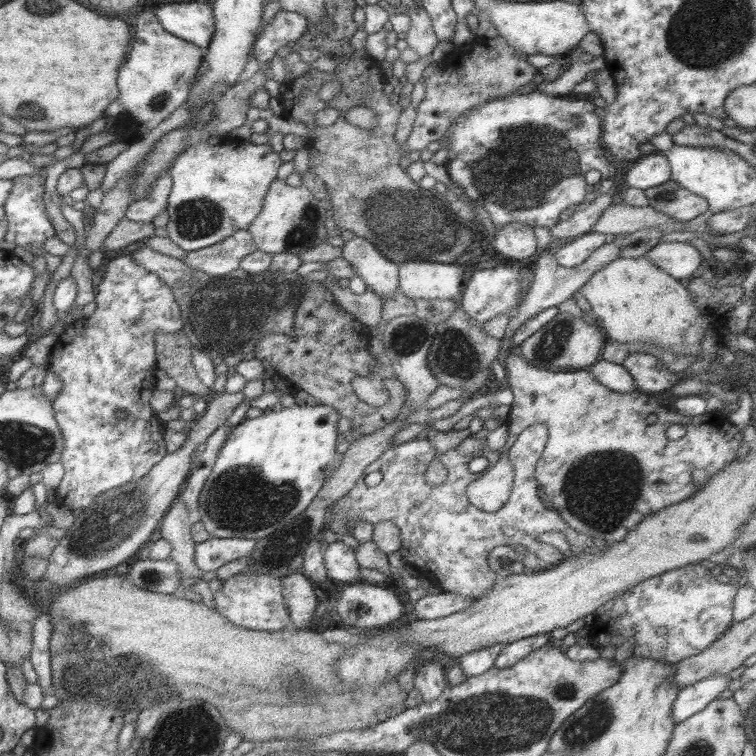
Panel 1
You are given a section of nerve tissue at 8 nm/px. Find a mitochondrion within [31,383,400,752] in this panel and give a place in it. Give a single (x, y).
(87, 645)

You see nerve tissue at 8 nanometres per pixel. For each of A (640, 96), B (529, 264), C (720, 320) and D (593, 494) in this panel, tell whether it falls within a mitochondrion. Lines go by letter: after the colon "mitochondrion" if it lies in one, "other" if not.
A: other
B: other
C: other
D: mitochondrion

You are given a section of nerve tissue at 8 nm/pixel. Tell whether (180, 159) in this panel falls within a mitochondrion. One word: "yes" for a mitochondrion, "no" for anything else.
no

